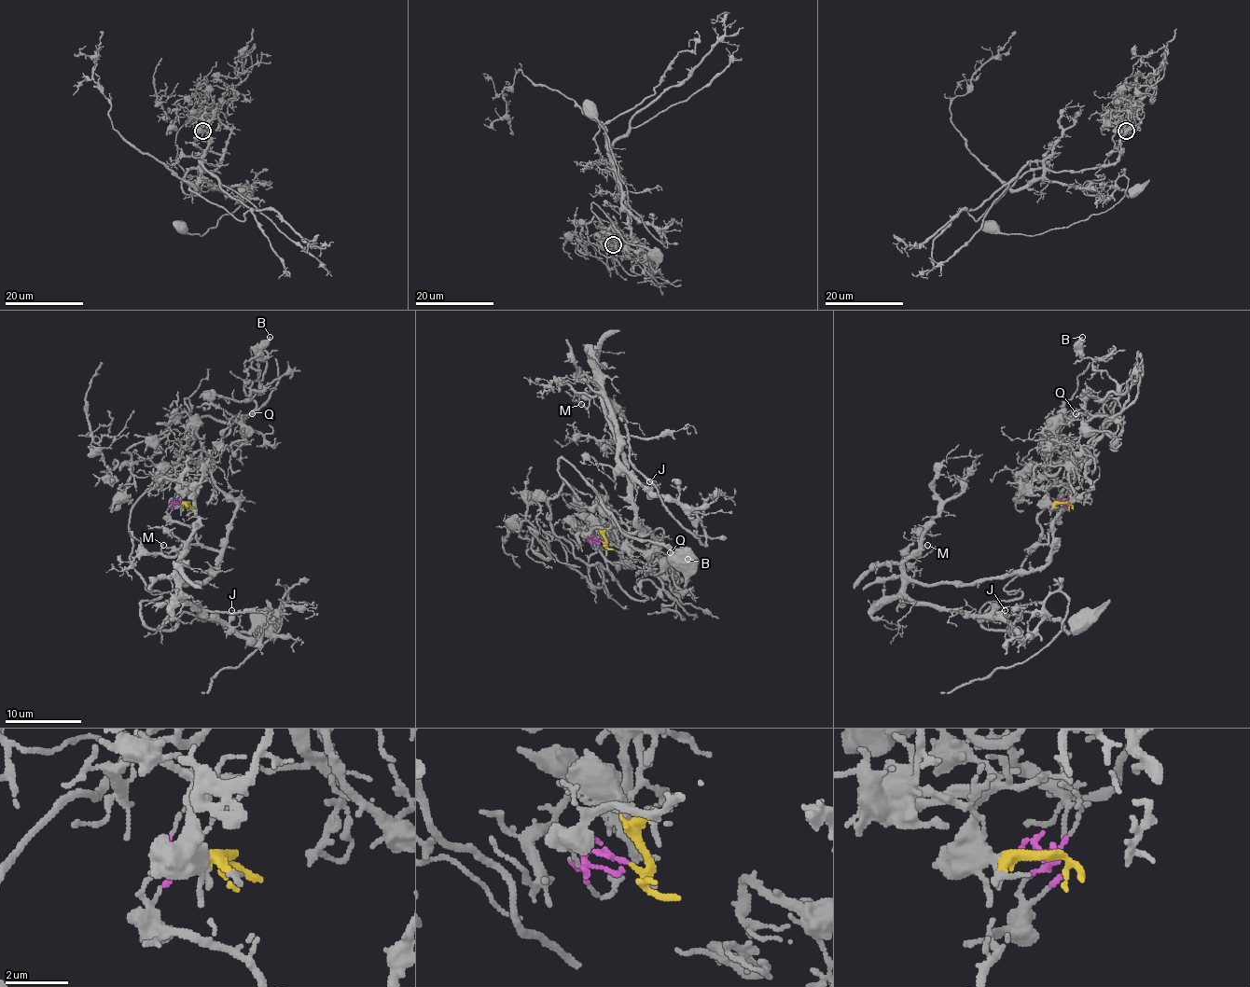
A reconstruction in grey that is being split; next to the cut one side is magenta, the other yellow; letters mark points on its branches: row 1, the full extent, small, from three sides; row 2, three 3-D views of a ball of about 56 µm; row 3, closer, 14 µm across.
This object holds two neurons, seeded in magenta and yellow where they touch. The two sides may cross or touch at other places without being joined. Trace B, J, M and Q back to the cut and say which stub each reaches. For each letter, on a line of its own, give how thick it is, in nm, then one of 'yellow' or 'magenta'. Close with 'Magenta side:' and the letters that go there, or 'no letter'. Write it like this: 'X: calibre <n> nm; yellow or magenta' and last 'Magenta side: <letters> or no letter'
B: calibre 280 nm; yellow
J: calibre 80 nm; magenta
M: calibre 100 nm; magenta
Q: calibre 150 nm; yellow
Magenta side: J, M

